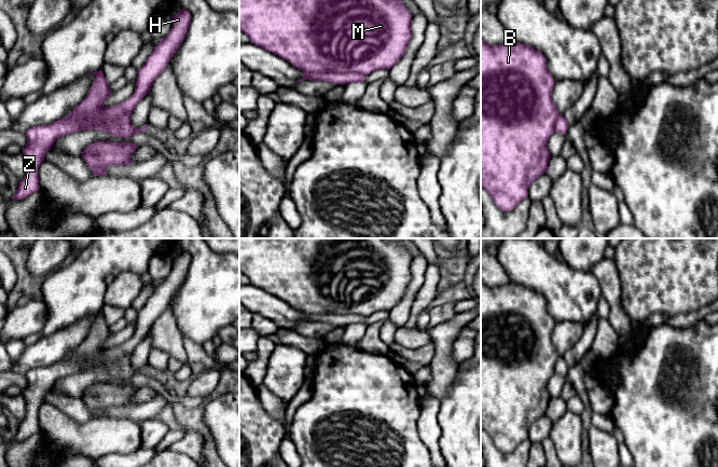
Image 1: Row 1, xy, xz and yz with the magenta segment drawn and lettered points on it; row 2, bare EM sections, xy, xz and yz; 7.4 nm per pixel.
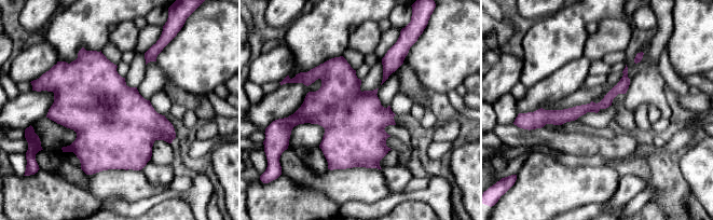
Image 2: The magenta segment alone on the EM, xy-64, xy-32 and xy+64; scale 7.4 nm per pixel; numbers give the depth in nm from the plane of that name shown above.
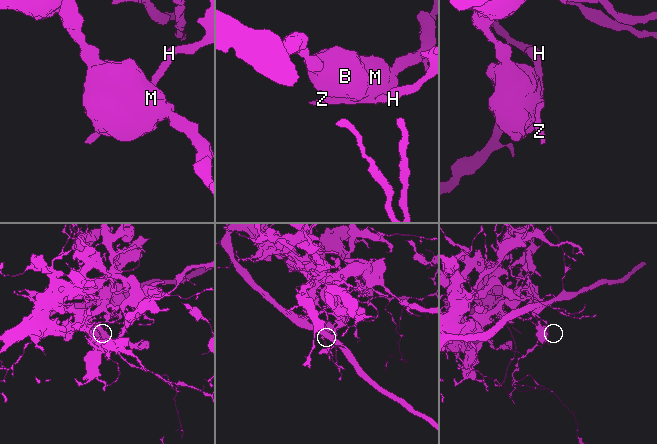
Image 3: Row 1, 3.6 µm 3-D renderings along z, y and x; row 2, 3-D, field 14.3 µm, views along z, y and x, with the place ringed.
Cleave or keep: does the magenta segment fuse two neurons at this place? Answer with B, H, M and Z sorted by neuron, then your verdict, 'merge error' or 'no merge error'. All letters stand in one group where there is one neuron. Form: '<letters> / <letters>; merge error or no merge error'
B M / H Z; merge error

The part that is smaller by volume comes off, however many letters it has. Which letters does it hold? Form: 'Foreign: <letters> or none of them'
Foreign: B, M

